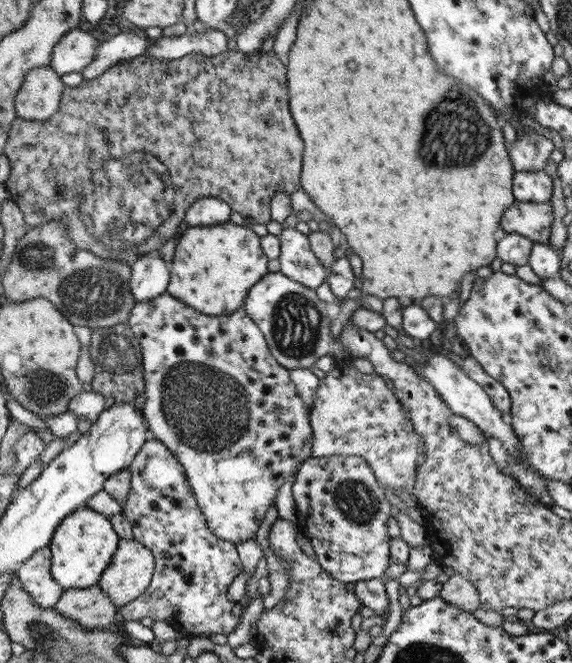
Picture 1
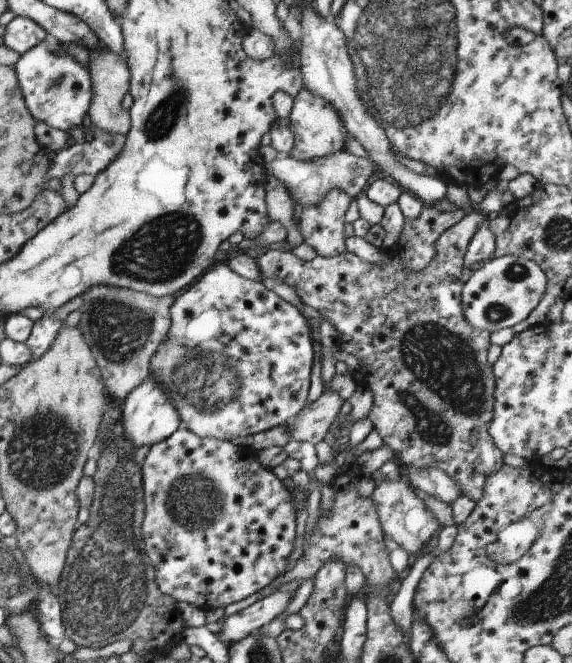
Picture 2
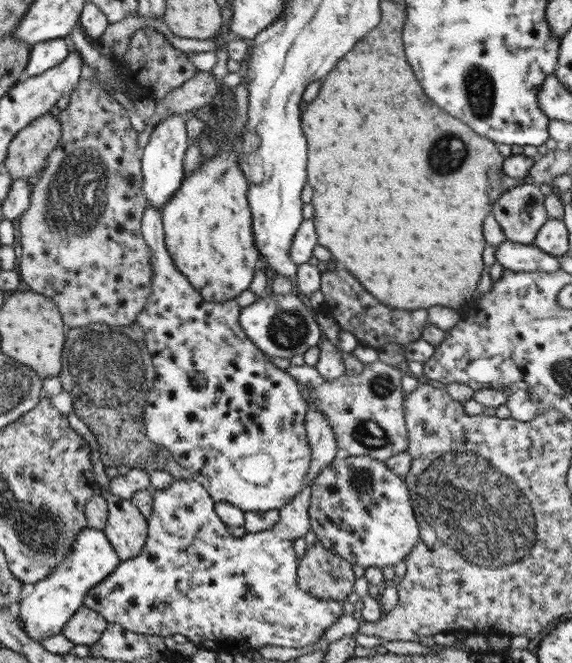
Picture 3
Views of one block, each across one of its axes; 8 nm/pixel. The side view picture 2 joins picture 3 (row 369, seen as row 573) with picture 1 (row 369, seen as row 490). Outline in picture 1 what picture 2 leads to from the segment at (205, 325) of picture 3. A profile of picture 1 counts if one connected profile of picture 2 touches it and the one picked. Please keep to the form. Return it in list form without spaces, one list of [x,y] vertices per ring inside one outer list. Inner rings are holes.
[[[166,290],[153,299],[137,302],[130,314],[128,326],[142,348],[142,369],[145,382],[145,402],[142,411],[149,436],[162,442],[168,448],[168,451],[180,461],[180,464],[184,467],[189,485],[195,494],[198,506],[207,520],[207,525],[218,538],[230,541],[235,545],[248,539],[254,539],[268,509],[275,504],[278,490],[282,488],[282,484],[286,484],[286,478],[294,472],[297,464],[299,464],[302,448],[313,436],[309,406],[303,403],[294,382],[290,378],[289,370],[281,366],[270,354],[262,332],[248,317],[243,308],[228,316],[206,316],[182,303],[182,300],[175,299]]]

